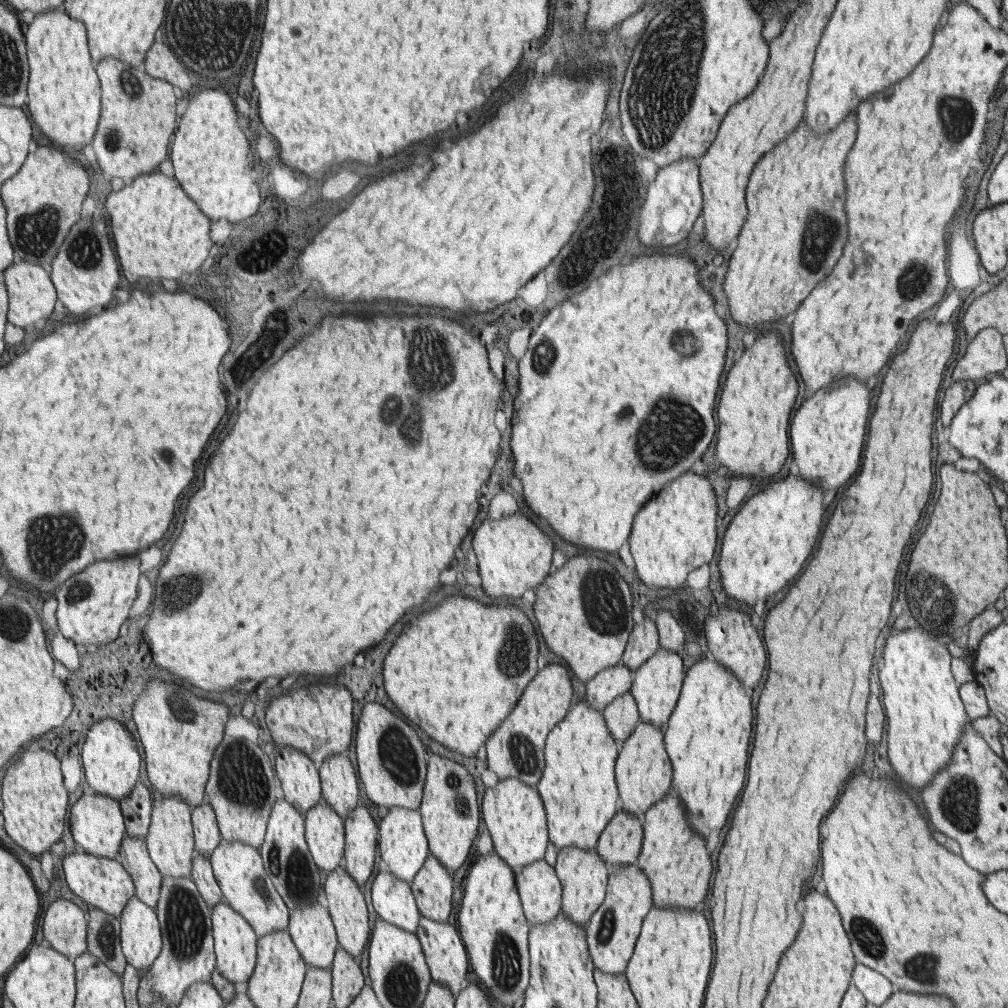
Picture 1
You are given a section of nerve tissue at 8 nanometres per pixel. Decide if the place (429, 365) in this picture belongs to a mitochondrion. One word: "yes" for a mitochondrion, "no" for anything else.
yes

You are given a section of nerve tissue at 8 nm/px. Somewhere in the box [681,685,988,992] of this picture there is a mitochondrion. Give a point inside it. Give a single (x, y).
(959, 806)

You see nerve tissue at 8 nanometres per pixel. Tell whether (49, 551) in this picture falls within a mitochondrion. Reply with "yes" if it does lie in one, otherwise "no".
yes

